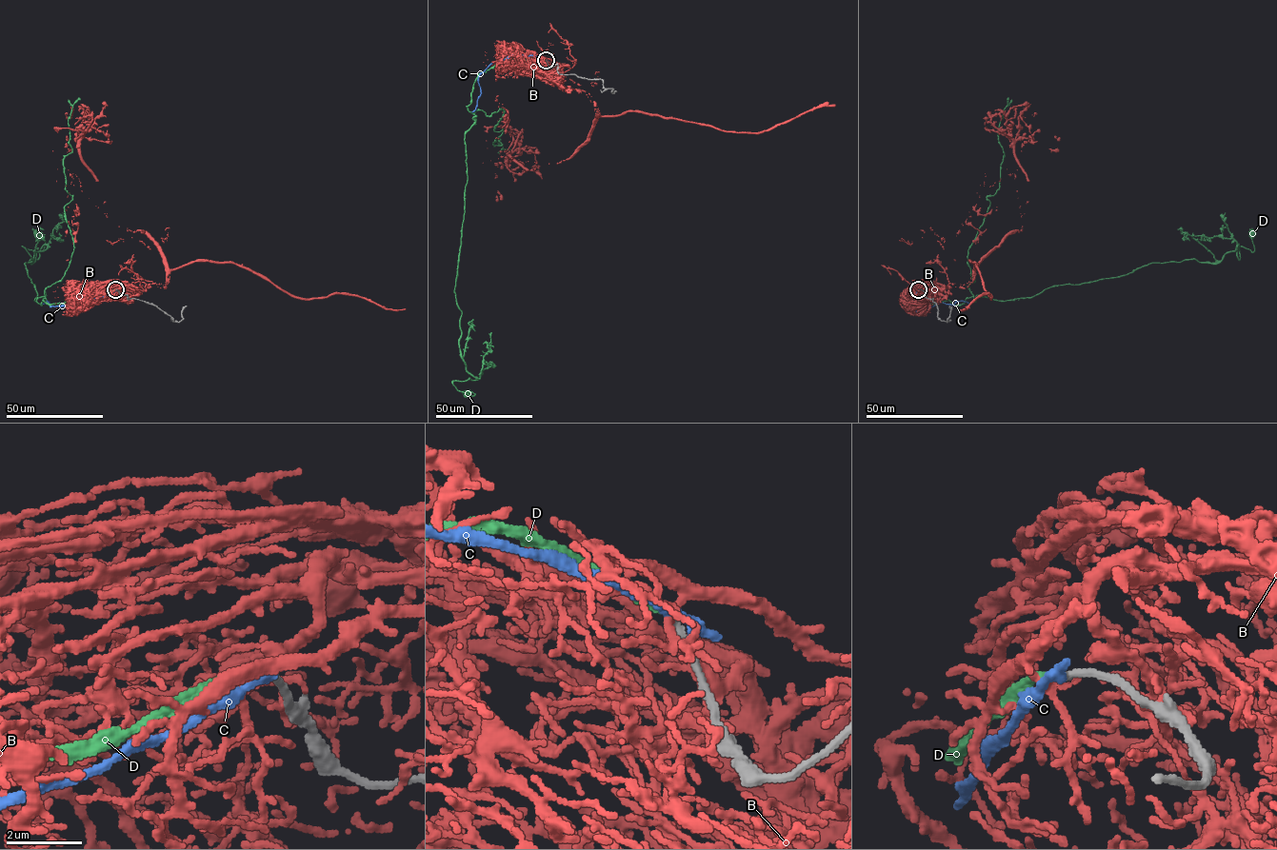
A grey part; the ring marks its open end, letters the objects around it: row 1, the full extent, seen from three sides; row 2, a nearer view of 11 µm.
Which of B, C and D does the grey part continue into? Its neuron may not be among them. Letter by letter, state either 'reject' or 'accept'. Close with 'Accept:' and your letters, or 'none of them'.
B: reject
C: reject
D: reject
Accept: none of them

